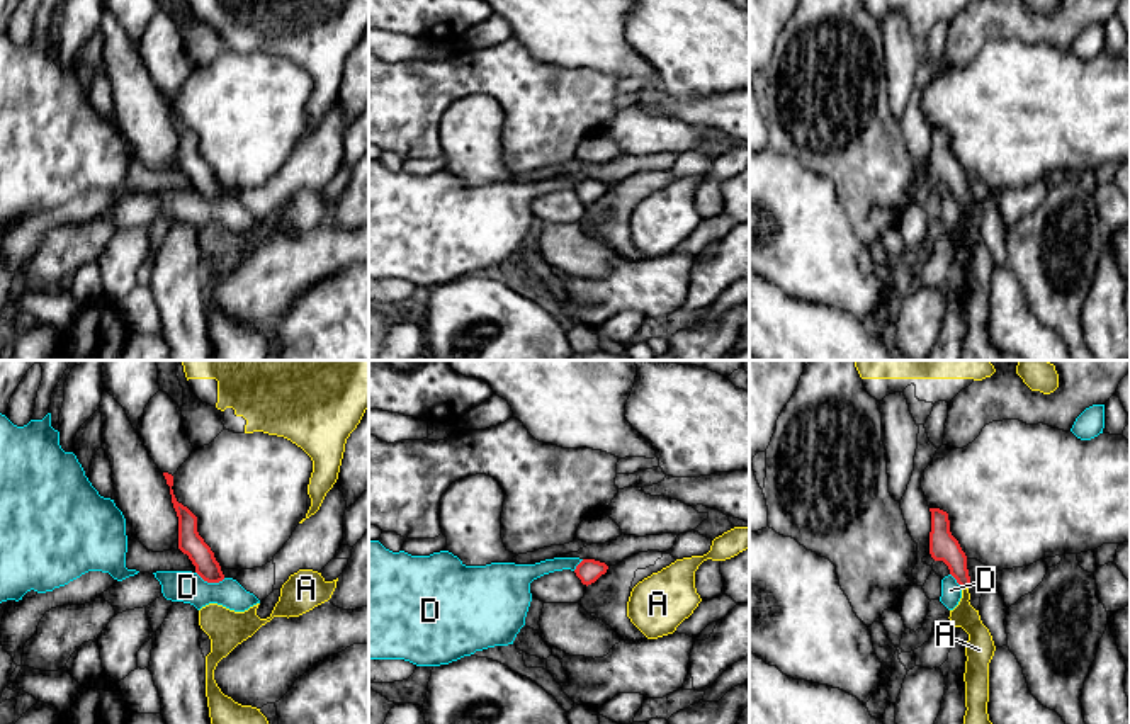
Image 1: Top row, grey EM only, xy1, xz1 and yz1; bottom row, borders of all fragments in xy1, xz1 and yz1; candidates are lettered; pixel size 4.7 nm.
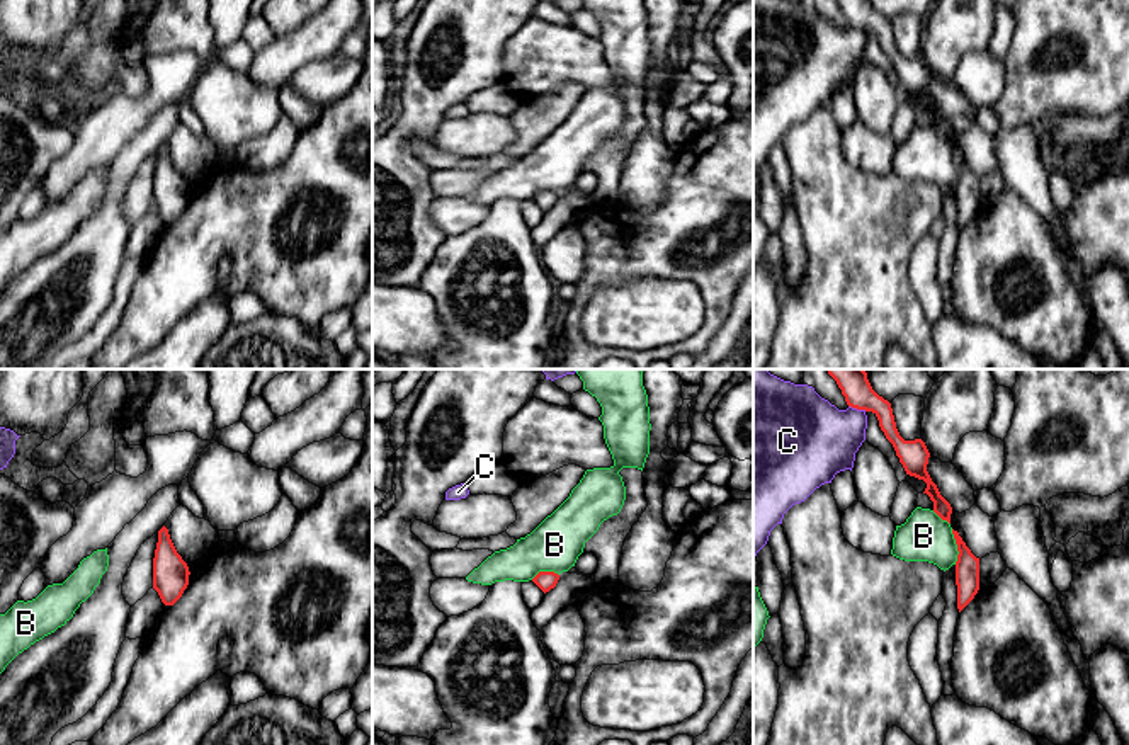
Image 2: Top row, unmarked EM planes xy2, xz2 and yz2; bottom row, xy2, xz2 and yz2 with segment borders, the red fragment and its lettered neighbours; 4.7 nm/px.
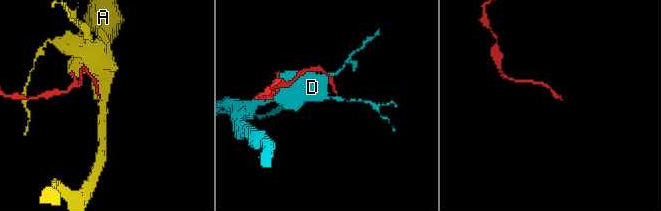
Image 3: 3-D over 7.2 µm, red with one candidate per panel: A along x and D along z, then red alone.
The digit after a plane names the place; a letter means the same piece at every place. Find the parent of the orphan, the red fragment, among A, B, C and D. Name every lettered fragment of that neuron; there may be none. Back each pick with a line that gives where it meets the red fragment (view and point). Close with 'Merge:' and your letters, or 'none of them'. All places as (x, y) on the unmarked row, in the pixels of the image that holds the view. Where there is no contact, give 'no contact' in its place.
Merge: none of them

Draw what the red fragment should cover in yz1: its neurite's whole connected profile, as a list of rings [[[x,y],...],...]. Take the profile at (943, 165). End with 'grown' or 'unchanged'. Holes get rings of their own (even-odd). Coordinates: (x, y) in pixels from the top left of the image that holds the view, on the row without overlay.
[[[929,127],[931,131],[931,151],[929,151],[929,173],[935,180],[943,180],[950,194],[962,207],[970,206],[970,195],[967,189],[967,175],[962,170],[958,160],[950,151],[948,133],[940,127]]]; unchanged

